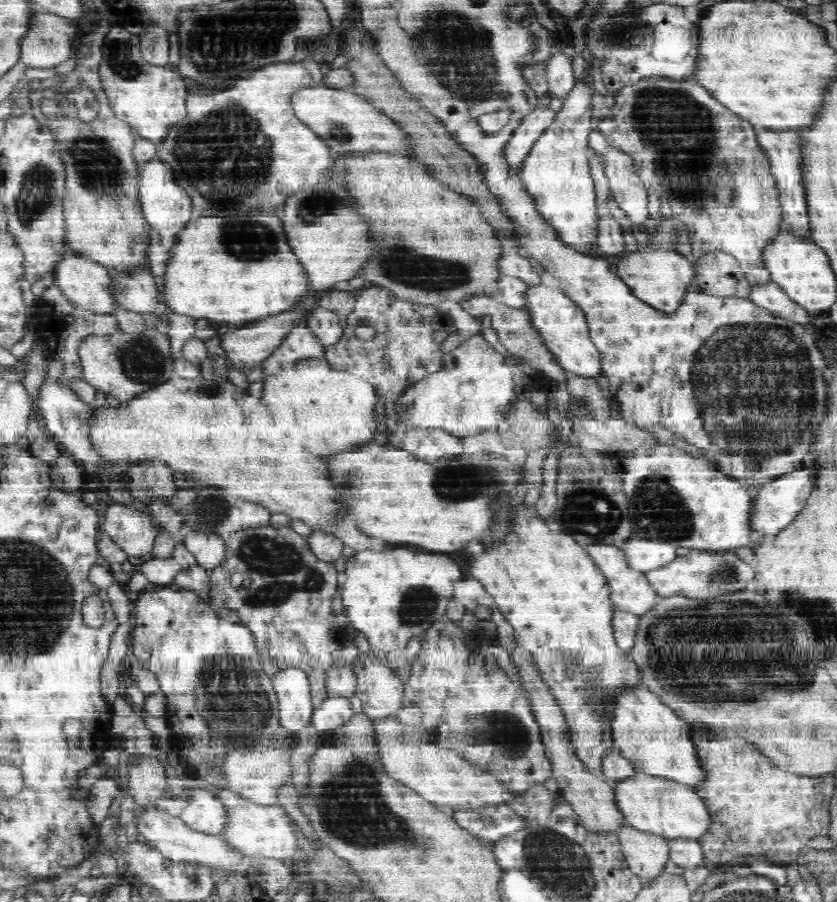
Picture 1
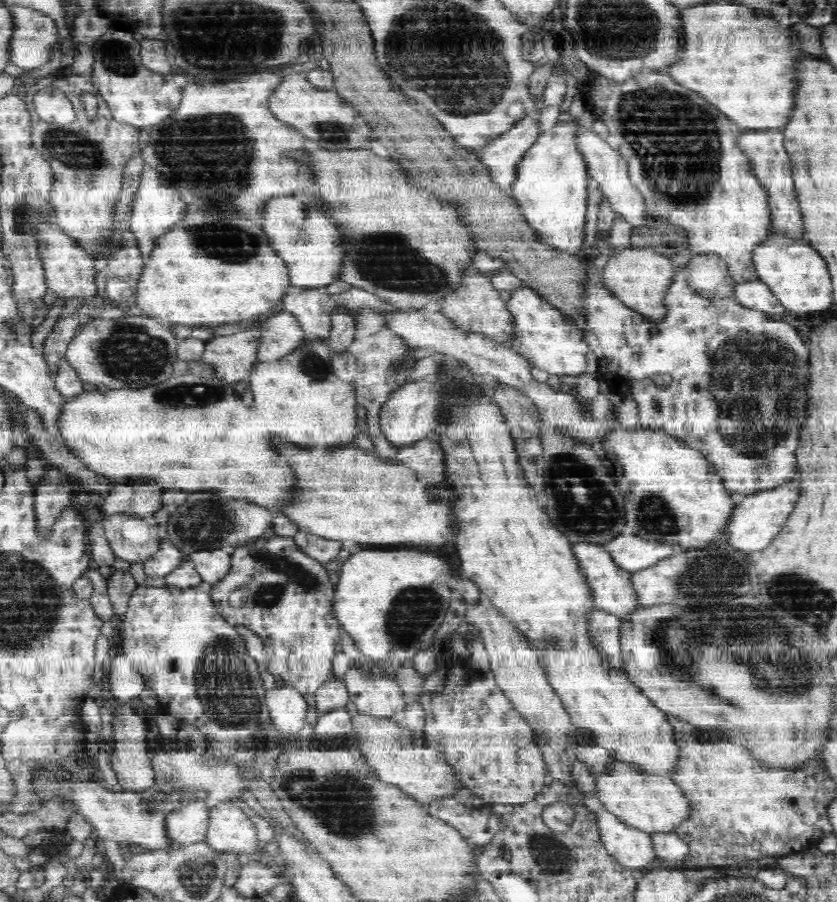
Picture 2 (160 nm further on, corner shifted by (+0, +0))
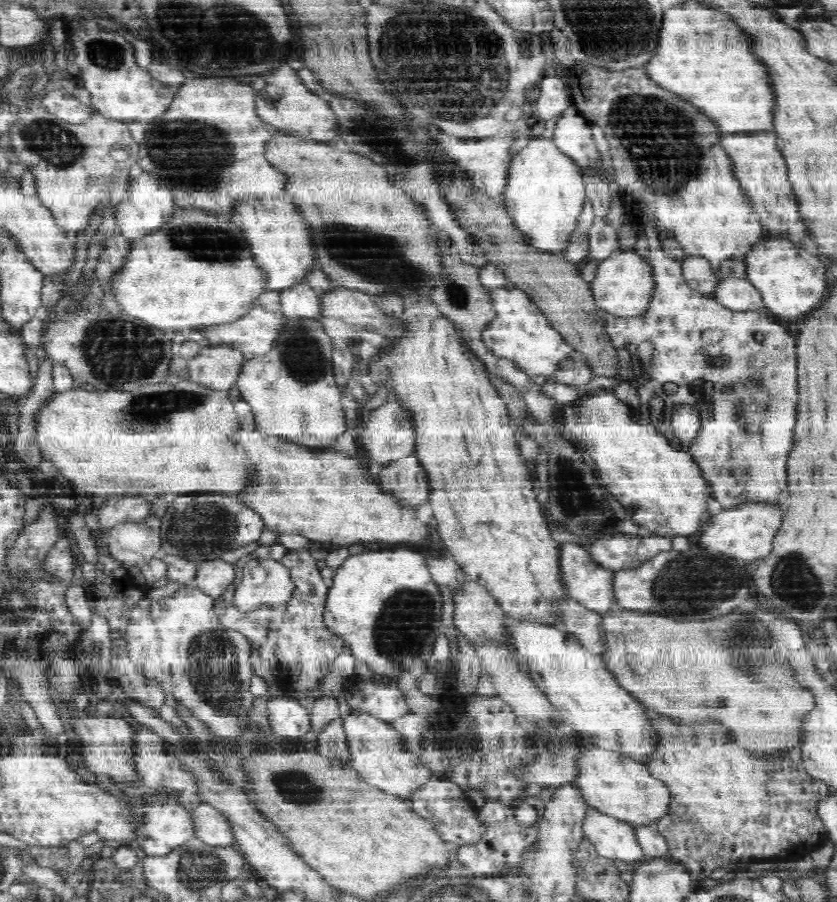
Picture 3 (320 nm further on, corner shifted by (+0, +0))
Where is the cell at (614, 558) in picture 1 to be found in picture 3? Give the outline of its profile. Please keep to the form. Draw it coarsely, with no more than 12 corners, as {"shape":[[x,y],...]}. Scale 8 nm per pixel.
{"shape":[[562,544],[569,596],[606,614],[619,609],[616,571],[588,545]]}

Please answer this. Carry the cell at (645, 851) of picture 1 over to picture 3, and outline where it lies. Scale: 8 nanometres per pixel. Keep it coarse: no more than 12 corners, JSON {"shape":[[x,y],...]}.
{"shape":[[590,807],[583,834],[608,860],[645,862],[635,827]]}

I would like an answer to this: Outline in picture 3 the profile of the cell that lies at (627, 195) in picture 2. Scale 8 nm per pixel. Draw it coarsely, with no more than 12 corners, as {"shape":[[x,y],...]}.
{"shape":[[574,104],[553,138],[586,174],[603,178],[592,123]]}

